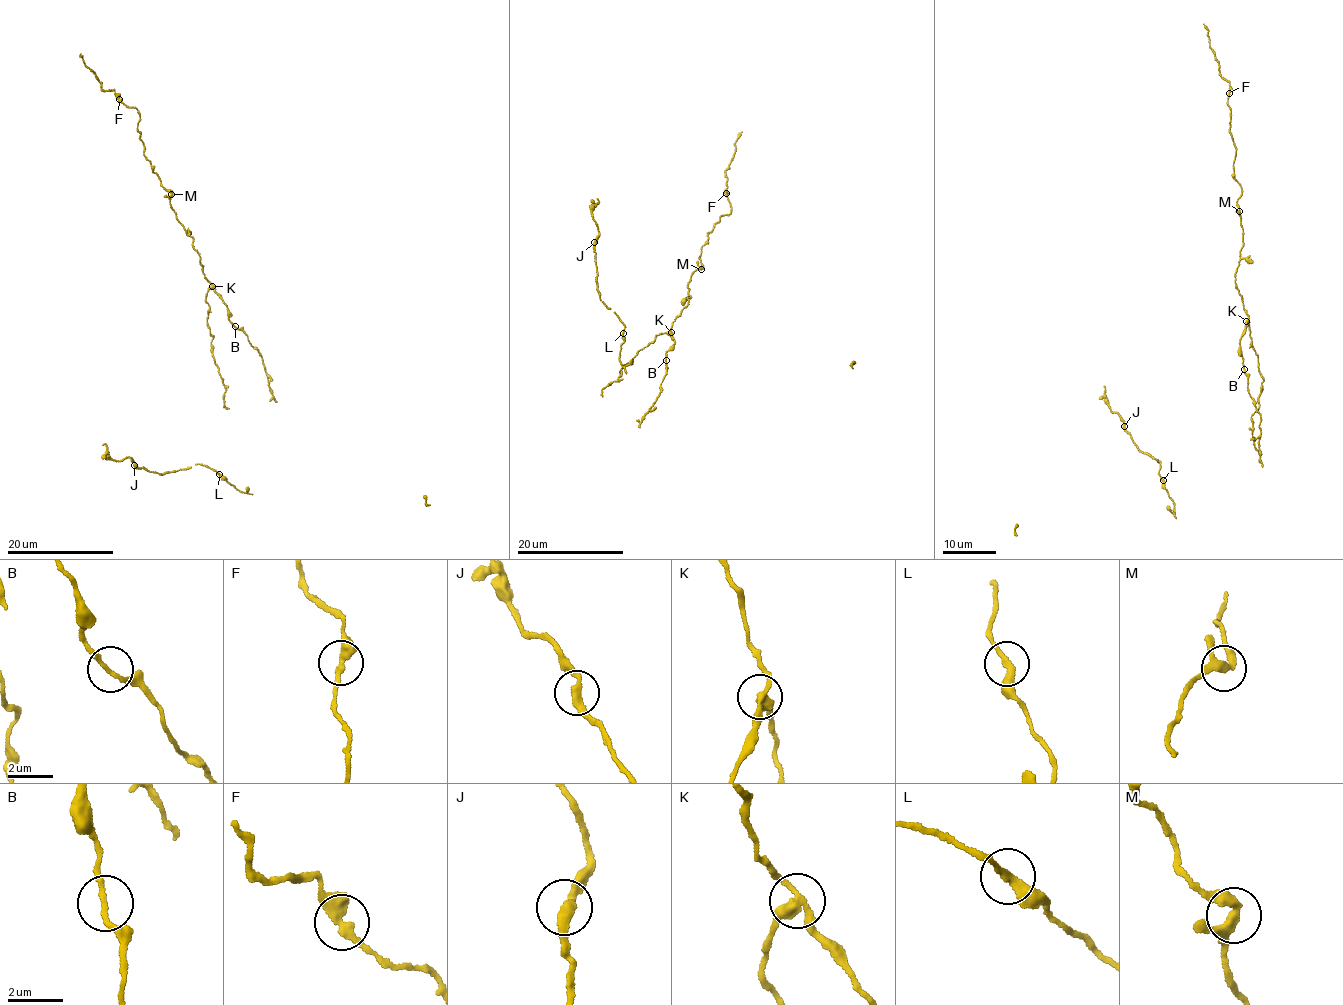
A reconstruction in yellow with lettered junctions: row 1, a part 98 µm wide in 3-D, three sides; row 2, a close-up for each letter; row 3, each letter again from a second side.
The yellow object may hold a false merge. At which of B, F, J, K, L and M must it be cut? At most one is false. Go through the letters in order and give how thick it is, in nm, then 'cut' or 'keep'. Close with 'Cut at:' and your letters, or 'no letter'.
B: 180 nm thick; keep
F: 360 nm thick; keep
J: 340 nm thick; keep
K: 320 nm thick; cut
L: 300 nm thick; keep
M: 280 nm thick; keep
Cut at: K

